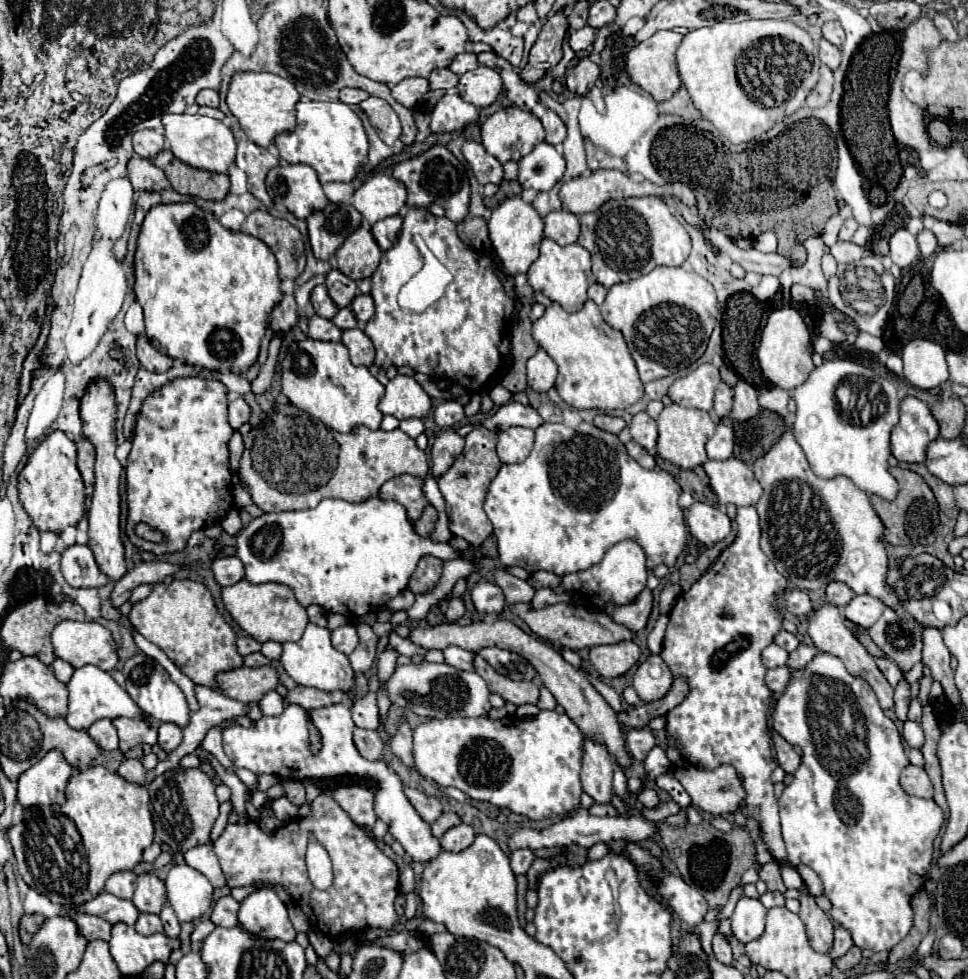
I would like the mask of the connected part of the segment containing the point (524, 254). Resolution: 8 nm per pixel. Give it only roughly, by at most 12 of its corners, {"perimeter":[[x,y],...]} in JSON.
{"perimeter":[[520,196],[488,220],[506,274],[522,274],[538,258],[544,222]]}

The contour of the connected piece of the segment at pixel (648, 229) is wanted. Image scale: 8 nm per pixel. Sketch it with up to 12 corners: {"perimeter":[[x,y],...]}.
{"perimeter":[[656,196],[582,214],[606,288],[682,266],[690,236]]}

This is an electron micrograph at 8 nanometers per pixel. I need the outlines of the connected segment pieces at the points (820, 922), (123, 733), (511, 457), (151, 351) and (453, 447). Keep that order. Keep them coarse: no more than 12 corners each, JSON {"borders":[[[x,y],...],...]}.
{"borders":[[[800,898],[800,920],[816,952],[832,948],[832,920],[814,898]],[[118,718],[112,724],[120,752],[156,744],[158,730],[148,720]],[[508,428],[498,434],[504,464],[526,460],[534,430]],[[146,336],[136,342],[140,366],[166,372],[172,358],[158,352]],[[444,430],[432,444],[430,474],[438,478],[460,456],[464,438]]]}

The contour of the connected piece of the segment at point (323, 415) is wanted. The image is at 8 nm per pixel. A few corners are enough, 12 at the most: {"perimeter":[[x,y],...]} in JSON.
{"perimeter":[[292,342],[282,392],[336,432],[380,428],[384,386],[342,342]]}

